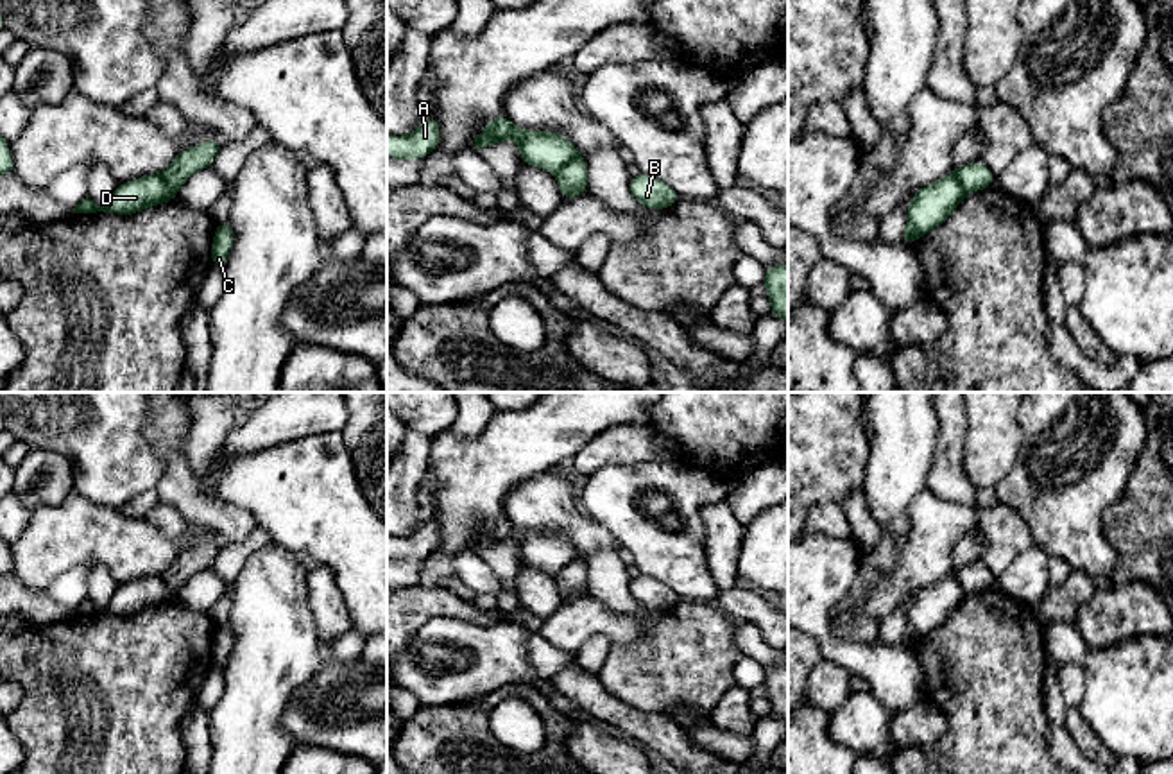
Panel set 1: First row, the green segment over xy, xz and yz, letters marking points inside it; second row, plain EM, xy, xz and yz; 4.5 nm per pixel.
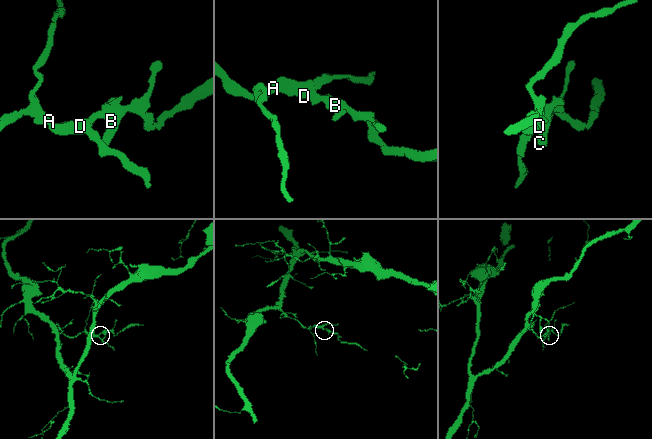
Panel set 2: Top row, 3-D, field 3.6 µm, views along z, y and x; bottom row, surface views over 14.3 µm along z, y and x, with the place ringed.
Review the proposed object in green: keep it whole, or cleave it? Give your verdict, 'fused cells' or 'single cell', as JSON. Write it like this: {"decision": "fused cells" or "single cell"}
{"decision": "fused cells"}

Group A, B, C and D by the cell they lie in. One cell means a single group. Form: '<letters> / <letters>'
A D / B C

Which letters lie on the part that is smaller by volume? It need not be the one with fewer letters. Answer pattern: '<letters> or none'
B, C

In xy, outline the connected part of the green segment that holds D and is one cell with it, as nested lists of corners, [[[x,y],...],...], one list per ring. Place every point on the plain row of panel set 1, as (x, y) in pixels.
[[[149,575],[133,582],[118,584],[106,607],[100,609],[86,598],[73,609],[73,615],[104,613],[125,618],[170,604],[172,600],[177,600],[177,593],[165,582],[165,579],[161,575]]]

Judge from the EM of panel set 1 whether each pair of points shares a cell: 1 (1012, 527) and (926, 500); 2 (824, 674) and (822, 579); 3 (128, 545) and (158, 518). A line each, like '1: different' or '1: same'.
1: different
2: different
3: different

